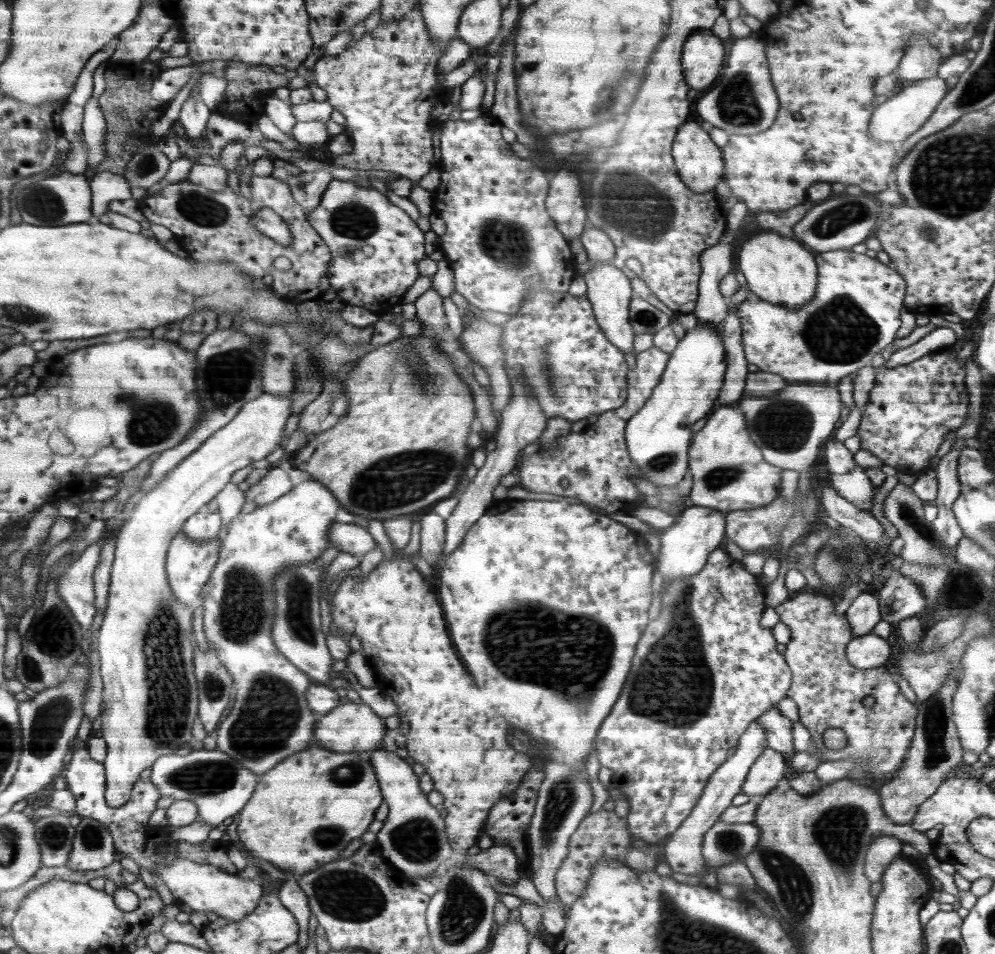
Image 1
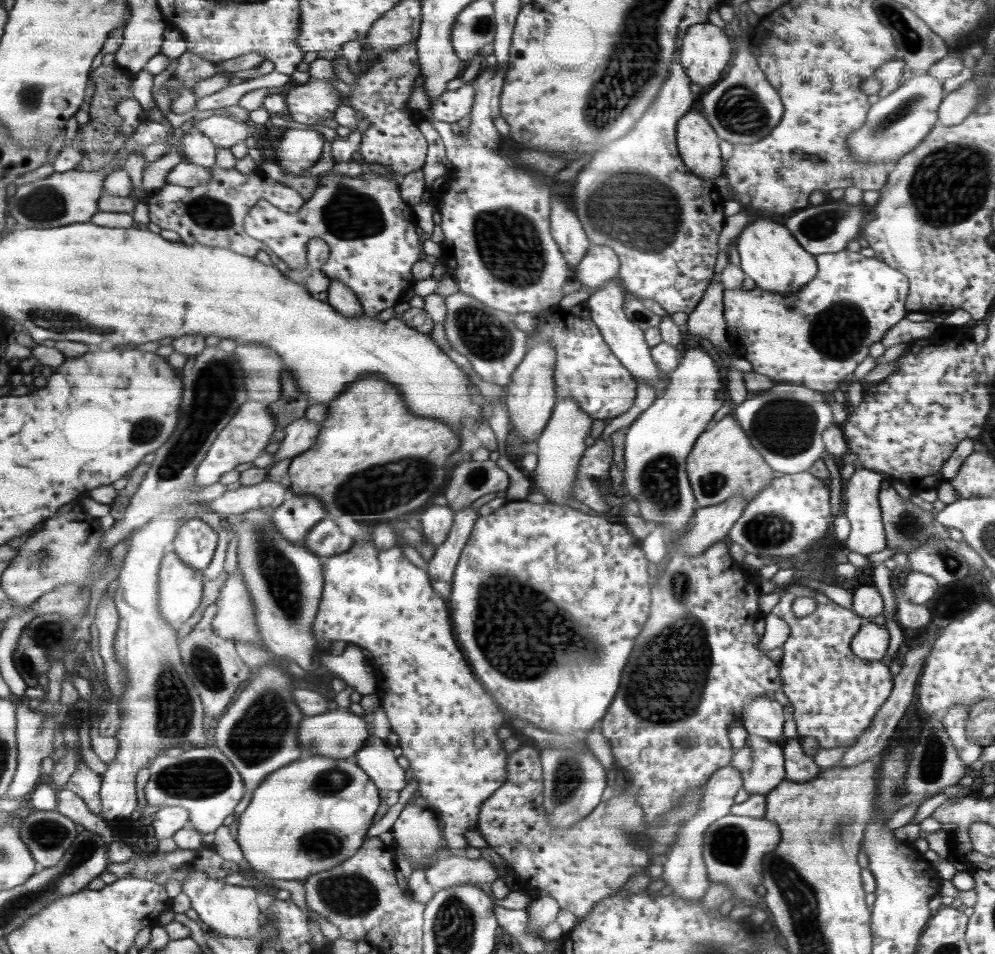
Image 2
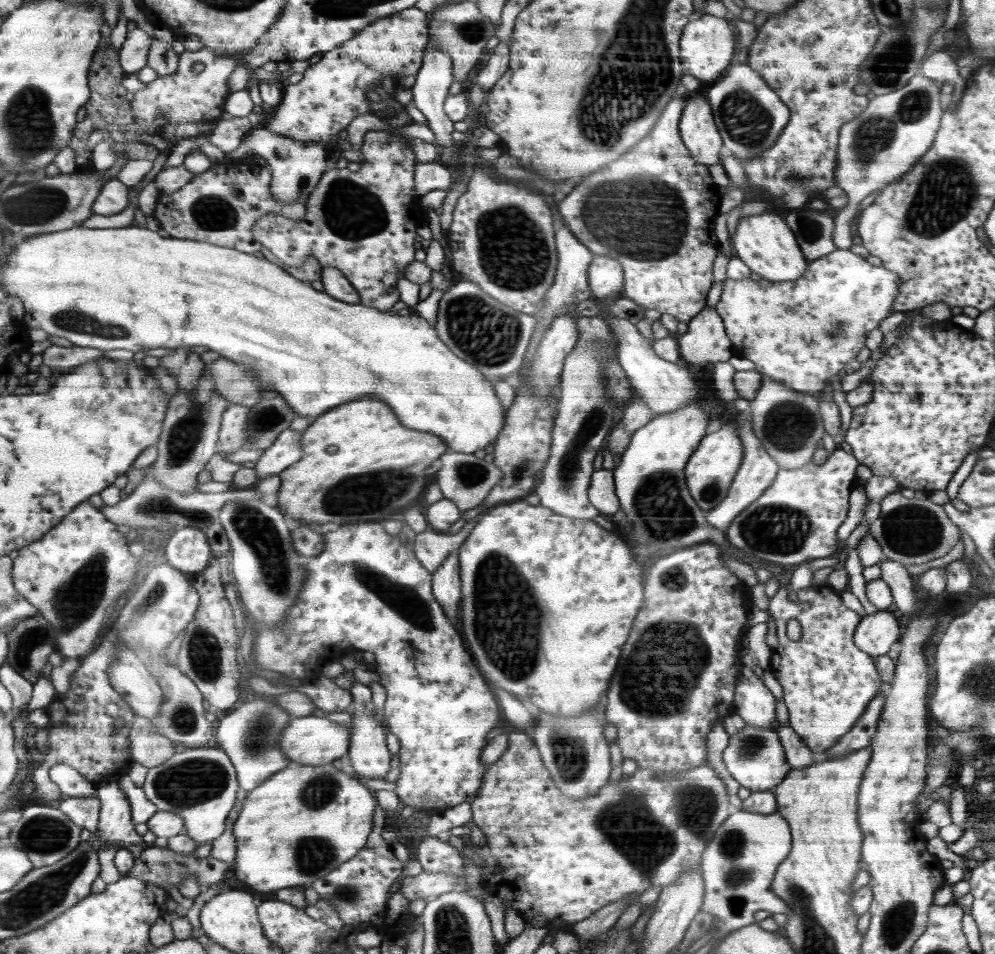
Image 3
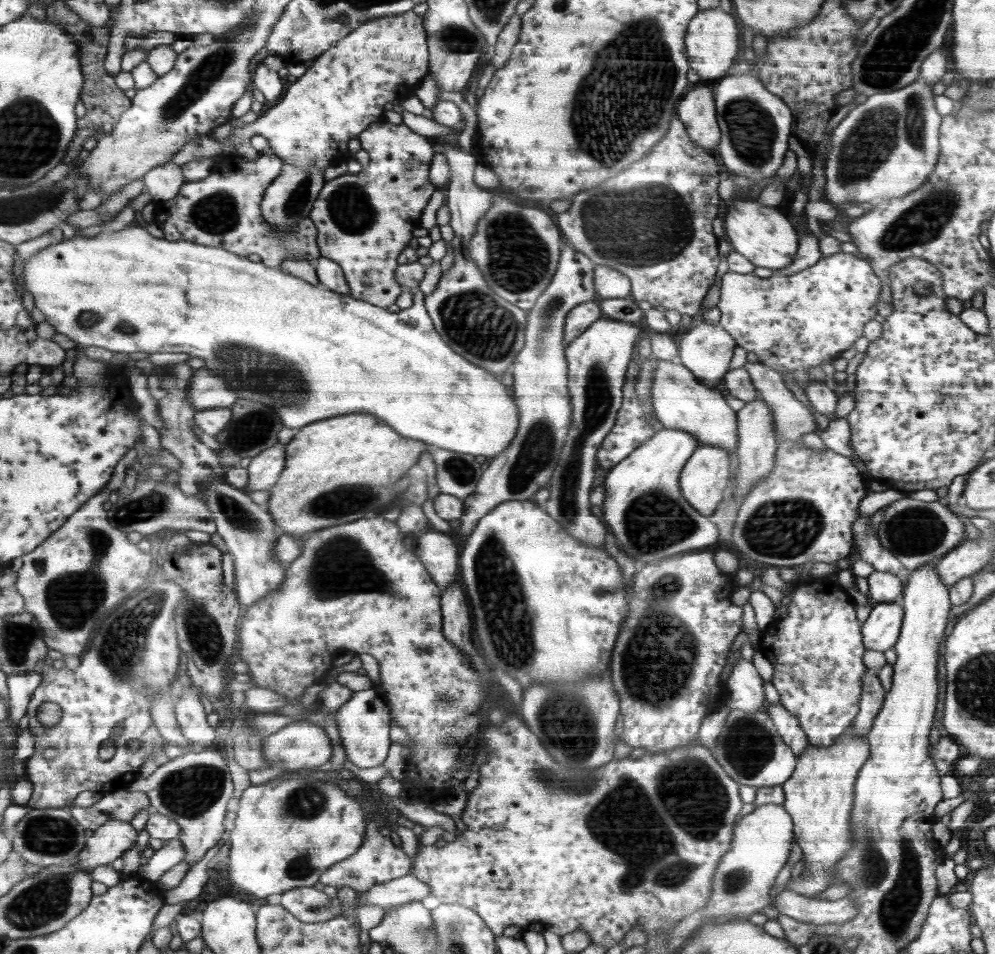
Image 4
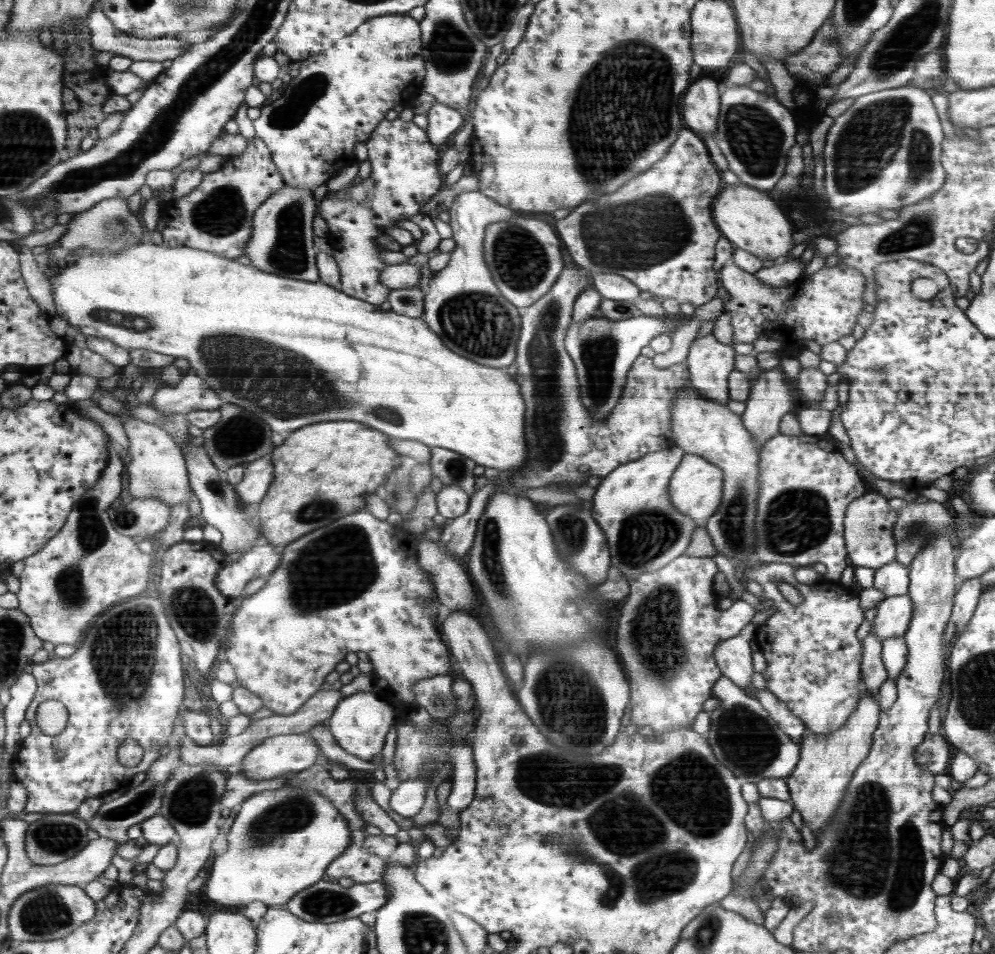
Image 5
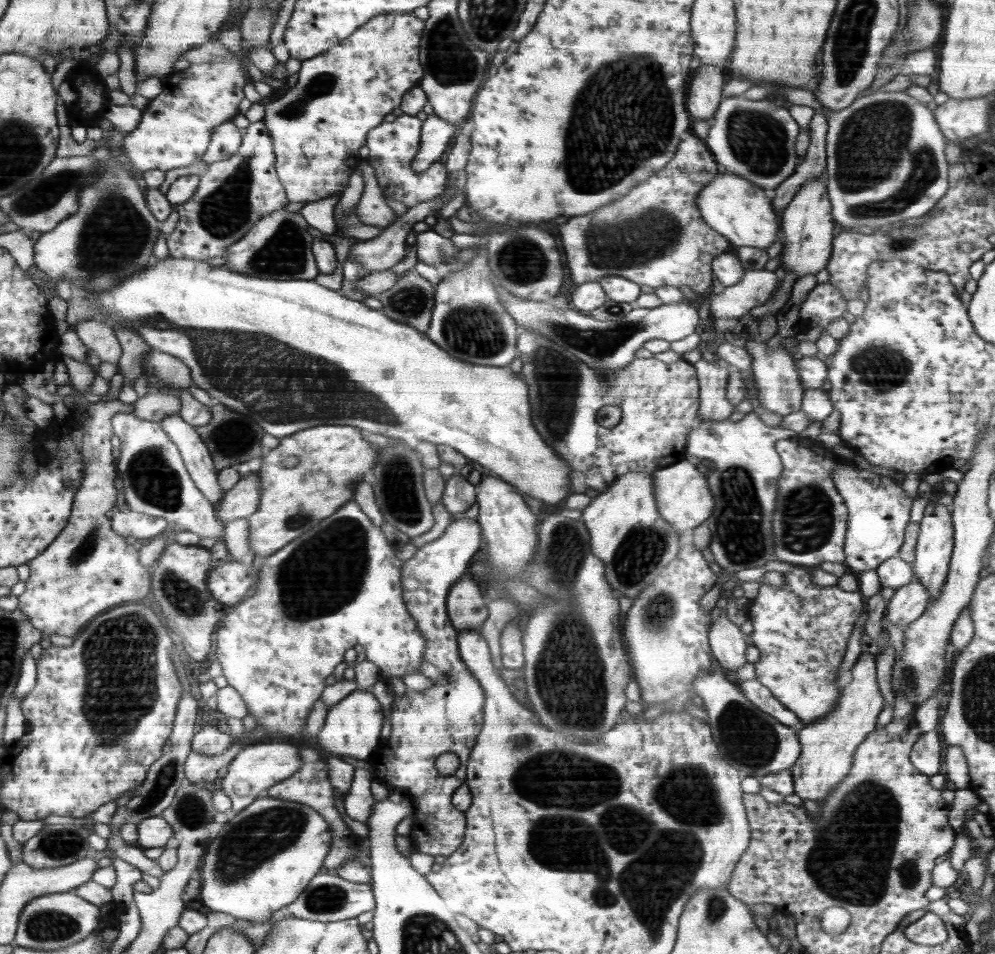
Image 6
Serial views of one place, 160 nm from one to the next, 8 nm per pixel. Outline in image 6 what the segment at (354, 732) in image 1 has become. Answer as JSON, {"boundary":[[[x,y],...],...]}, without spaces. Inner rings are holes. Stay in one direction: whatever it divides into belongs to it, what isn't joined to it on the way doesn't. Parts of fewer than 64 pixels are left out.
{"boundary":[[[286,742],[254,744],[254,746],[246,746],[237,754],[237,757],[228,765],[226,776],[218,780],[216,786],[230,797],[231,809],[239,813],[258,797],[264,795],[274,784],[294,775],[302,766],[302,756],[298,758],[298,748],[294,744],[286,744]]]}

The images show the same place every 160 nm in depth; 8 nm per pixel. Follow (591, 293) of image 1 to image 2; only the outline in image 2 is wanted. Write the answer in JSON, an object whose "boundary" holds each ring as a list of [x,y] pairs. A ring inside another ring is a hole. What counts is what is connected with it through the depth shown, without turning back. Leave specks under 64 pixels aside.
{"boundary":[[[613,278],[599,286],[596,291],[587,299],[587,304],[592,310],[593,320],[597,327],[604,335],[606,344],[617,355],[618,361],[630,370],[634,377],[638,378],[638,383],[646,383],[652,387],[656,387],[662,381],[661,372],[658,372],[658,366],[654,364],[652,349],[645,340],[645,331],[638,328],[633,321],[625,315],[624,304],[628,298],[626,288],[622,281]]]}

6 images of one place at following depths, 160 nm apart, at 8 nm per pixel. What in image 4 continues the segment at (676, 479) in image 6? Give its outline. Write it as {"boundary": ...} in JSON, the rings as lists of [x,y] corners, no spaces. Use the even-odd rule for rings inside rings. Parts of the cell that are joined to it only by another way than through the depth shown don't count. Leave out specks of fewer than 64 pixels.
{"boundary":[[[703,445],[692,453],[686,460],[679,476],[679,487],[683,498],[701,513],[702,516],[710,516],[718,508],[718,504],[724,498],[724,490],[728,486],[728,480],[732,476],[730,468],[730,452],[724,448],[712,445]]]}

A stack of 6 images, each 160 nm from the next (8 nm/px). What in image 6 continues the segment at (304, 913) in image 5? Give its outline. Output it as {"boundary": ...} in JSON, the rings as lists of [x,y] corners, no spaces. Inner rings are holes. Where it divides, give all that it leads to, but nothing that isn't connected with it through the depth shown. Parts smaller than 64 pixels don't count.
{"boundary":[[[319,874],[300,894],[300,898],[290,904],[287,910],[292,917],[304,920],[335,922],[357,918],[374,908],[374,898],[370,883],[352,883],[332,874]]]}

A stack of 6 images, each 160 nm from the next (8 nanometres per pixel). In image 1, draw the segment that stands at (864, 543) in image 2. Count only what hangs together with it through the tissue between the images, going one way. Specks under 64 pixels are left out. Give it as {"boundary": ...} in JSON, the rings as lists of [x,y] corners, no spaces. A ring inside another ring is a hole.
{"boundary":[[[856,466],[845,475],[829,474],[827,477],[842,498],[862,511],[871,511],[874,486],[862,467]]]}

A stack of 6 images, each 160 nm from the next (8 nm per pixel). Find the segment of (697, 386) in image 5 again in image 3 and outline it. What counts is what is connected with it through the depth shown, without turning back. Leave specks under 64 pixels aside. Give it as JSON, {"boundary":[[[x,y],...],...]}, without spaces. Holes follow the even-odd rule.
{"boundary":[[[706,306],[687,326],[687,331],[678,338],[685,365],[705,370],[709,364],[727,362],[735,354],[723,317],[716,308]]]}

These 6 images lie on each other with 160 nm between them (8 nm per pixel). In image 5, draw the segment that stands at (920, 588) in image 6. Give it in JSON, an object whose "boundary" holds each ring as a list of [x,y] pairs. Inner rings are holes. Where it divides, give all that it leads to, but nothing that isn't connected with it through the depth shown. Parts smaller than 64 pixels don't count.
{"boundary":[[[908,593],[900,596],[889,596],[876,605],[876,619],[872,625],[872,632],[878,635],[882,642],[885,638],[904,636],[908,630],[912,615],[913,606],[910,595]]]}

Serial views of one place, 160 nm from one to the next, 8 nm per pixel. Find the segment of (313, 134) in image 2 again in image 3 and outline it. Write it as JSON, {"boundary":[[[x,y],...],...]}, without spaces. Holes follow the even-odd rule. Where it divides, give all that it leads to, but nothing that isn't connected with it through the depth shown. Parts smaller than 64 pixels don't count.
{"boundary":[[[253,128],[243,137],[240,146],[236,150],[226,153],[226,156],[234,158],[234,160],[240,160],[245,154],[252,152],[254,155],[265,158],[266,165],[273,173],[271,184],[273,198],[279,200],[282,204],[288,204],[289,202],[306,204],[308,197],[321,182],[321,176],[324,175],[326,150],[322,148],[322,145],[324,144],[292,140],[288,136],[280,136],[276,132],[270,132],[266,128]]]}

